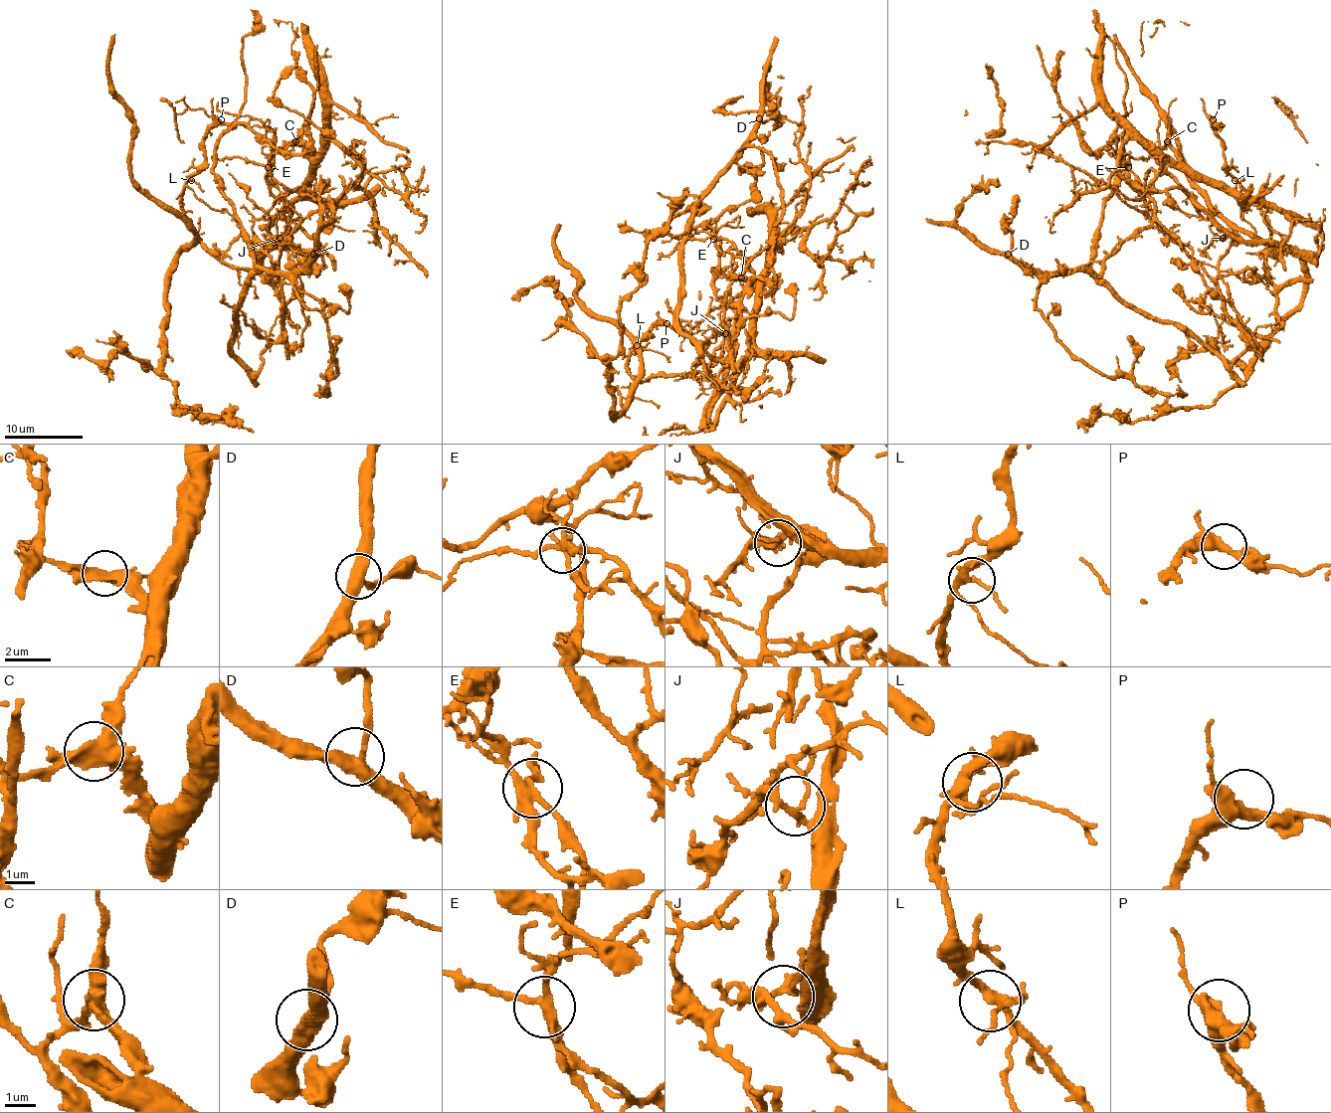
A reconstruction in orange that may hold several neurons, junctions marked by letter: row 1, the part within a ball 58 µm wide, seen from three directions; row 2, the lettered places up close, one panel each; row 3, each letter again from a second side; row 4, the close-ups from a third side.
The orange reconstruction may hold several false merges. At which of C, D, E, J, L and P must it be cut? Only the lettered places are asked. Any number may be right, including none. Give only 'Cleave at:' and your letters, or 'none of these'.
Cleave at: C, E

